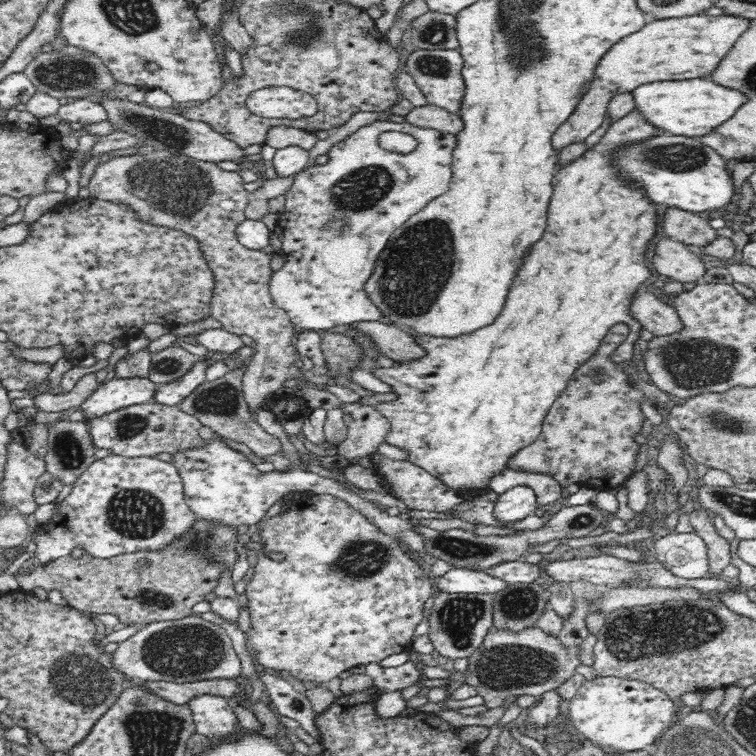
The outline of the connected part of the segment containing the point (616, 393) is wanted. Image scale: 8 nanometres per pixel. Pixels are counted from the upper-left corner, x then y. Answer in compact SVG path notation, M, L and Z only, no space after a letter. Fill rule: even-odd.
M624 323L614 325L609 333L602 340L598 347L598 354L590 357L574 372L570 378L570 384L566 386L566 392L558 396L558 402L550 408L546 422L542 426L541 436L529 446L526 446L516 455L508 458L509 467L512 470L525 470L536 474L551 474L562 487L569 484L578 484L584 487L591 487L598 491L606 491L611 488L621 487L624 482L636 471L636 456L641 452L641 445L634 441L634 436L642 433L642 422L645 416L642 412L642 404L648 402L644 394L633 388L628 376L623 370L623 364L616 363L610 359L610 354L622 344L627 338L628 326ZM602 368L608 378L602 384L596 384L592 380L592 370Z

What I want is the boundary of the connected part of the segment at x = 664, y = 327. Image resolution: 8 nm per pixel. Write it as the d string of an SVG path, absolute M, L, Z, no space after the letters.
M651 287L636 290L630 301L629 311L643 328L656 336L672 334L683 329L674 308L664 304Z

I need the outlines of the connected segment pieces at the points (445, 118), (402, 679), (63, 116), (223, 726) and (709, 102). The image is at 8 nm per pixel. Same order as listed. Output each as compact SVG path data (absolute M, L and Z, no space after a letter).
M428 103L414 107L406 116L408 124L418 128L432 128L443 133L458 134L463 129L463 120L459 113L453 113Z
M409 660L400 666L389 668L372 662L365 664L361 670L370 675L372 687L376 687L379 694L400 691L420 679L420 670Z
M79 98L60 106L56 114L39 119L38 126L56 127L60 121L64 120L80 122L83 125L96 124L106 119L106 109L100 103L90 98Z
M201 694L191 698L187 705L191 710L195 730L208 738L234 738L242 730L238 719L223 696Z
M710 78L649 82L637 86L631 93L635 108L652 125L667 134L679 137L701 137L717 128L742 106L744 95L737 90L726 90L710 82Z

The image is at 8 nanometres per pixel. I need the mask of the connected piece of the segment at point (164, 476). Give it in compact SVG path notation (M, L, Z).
M110 454L94 461L86 472L82 472L73 484L71 493L57 505L53 517L47 523L40 524L37 535L32 536L37 545L34 558L45 565L70 555L77 546L92 557L103 559L136 551L159 551L190 530L196 520L197 516L187 506L182 477L173 463L156 457L126 458Z

